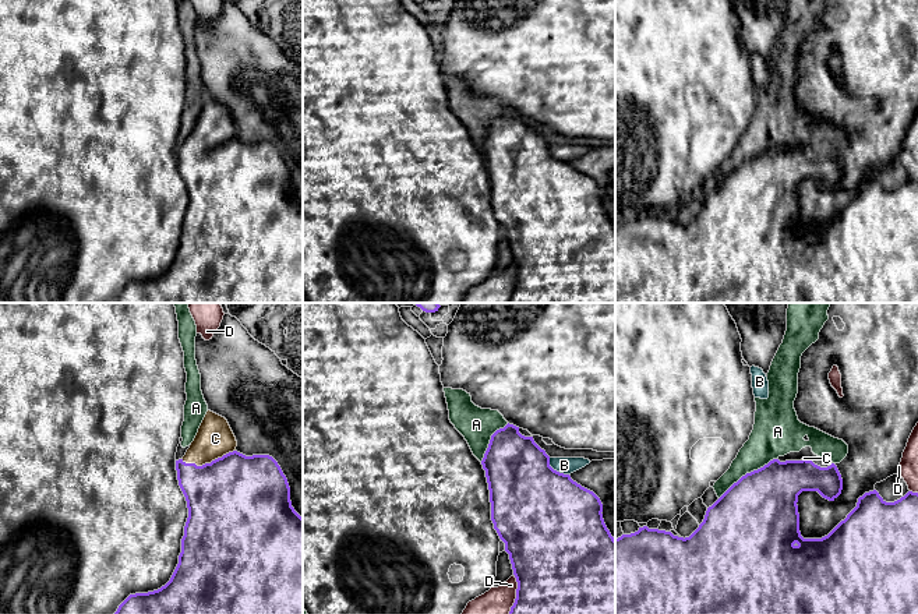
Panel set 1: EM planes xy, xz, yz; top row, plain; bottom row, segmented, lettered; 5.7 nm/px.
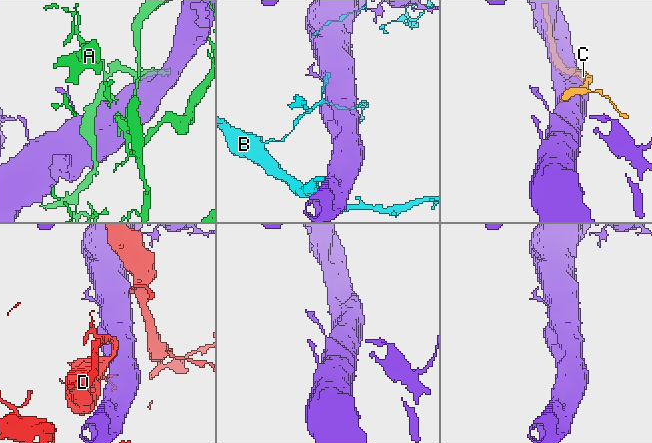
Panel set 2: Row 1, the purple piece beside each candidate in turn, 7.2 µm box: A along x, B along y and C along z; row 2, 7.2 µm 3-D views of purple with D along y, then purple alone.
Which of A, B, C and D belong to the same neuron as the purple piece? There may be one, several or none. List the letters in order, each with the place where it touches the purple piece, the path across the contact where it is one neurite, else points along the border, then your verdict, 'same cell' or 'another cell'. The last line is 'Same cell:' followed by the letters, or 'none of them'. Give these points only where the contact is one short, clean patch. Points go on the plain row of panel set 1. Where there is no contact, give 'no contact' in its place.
A: contact yz (747, 161); another cell
B: contact xz (555, 158); another cell
C: contact xy (208, 151); same cell
D: contact xz (516, 282); another cell
Same cell: C

